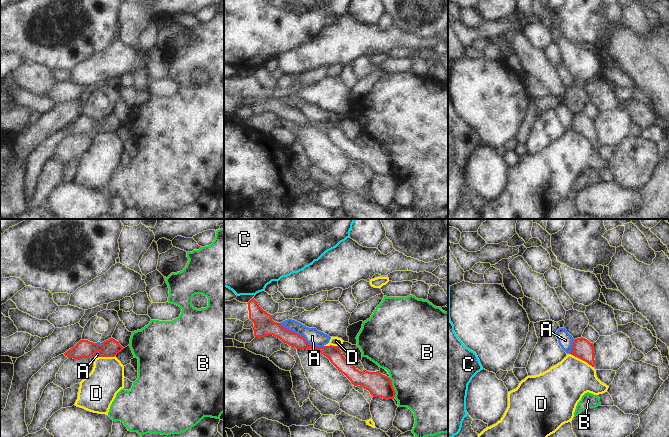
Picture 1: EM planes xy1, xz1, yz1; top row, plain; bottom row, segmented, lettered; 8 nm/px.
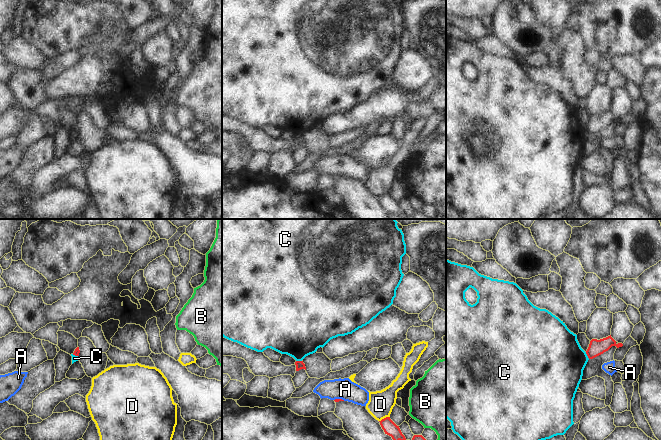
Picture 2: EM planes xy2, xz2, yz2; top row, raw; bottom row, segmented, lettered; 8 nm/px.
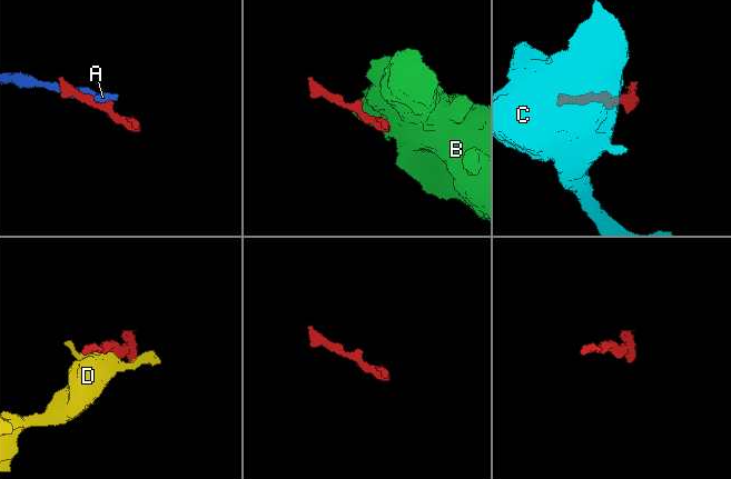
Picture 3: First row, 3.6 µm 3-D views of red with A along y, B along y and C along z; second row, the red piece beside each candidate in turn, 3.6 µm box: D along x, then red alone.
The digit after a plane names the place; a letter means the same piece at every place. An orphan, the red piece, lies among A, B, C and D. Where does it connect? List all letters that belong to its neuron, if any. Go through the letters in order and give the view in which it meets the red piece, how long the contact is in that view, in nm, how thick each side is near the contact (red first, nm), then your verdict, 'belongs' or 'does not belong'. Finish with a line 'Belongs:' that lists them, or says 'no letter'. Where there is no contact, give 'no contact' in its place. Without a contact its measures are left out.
A: meets red in xz1; contact 400 nm long; 120 nm thick on the red side, 130 nm on the other; does not belong
B: meets red in xz1; contact 170 nm long; 190 nm thick on the red side, 500 nm on the other; does not belong
C: meets red in yz2; contact 70 nm long; 130 nm thick on the red side, 440 nm on the other; does not belong
D: meets red in yz1; contact 220 nm long; 160 nm thick on the red side, 340 nm on the other; does not belong
Belongs: no letter

